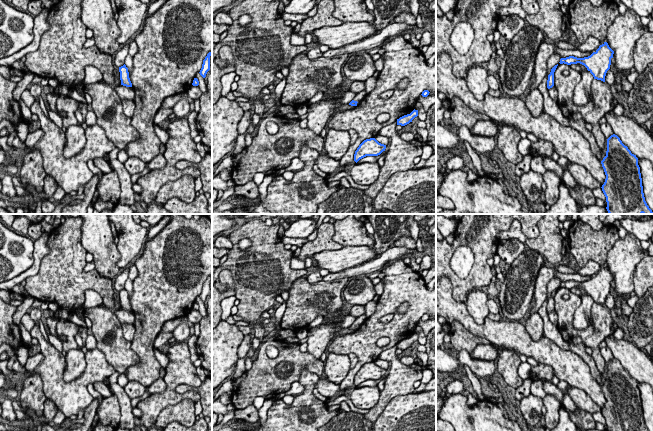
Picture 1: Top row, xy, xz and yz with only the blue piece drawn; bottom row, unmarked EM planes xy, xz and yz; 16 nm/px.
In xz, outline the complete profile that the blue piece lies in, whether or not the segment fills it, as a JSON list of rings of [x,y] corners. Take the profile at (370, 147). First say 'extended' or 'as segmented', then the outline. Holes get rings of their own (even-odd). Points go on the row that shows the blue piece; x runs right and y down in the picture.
as segmented; [[[375,138],[364,140],[354,154],[354,161],[357,163],[366,156],[378,156],[385,151],[386,145],[379,143]]]

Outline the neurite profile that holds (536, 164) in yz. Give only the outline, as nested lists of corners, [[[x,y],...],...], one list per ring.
[[[541,156],[532,157],[532,160],[530,162],[530,170],[540,173],[542,175],[546,172]]]

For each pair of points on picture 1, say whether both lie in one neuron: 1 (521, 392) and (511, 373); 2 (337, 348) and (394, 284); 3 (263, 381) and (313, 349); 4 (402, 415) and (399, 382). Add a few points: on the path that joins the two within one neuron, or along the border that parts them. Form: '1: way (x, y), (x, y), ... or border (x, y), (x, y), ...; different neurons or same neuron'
1: border (524, 380), (515, 388); different neurons
2: way (355, 340), (373, 322), (388, 302); same neuron
3: border (307, 351), (319, 360); different neurons
4: border (412, 392), (406, 395), (394, 396), (382, 411); different neurons

